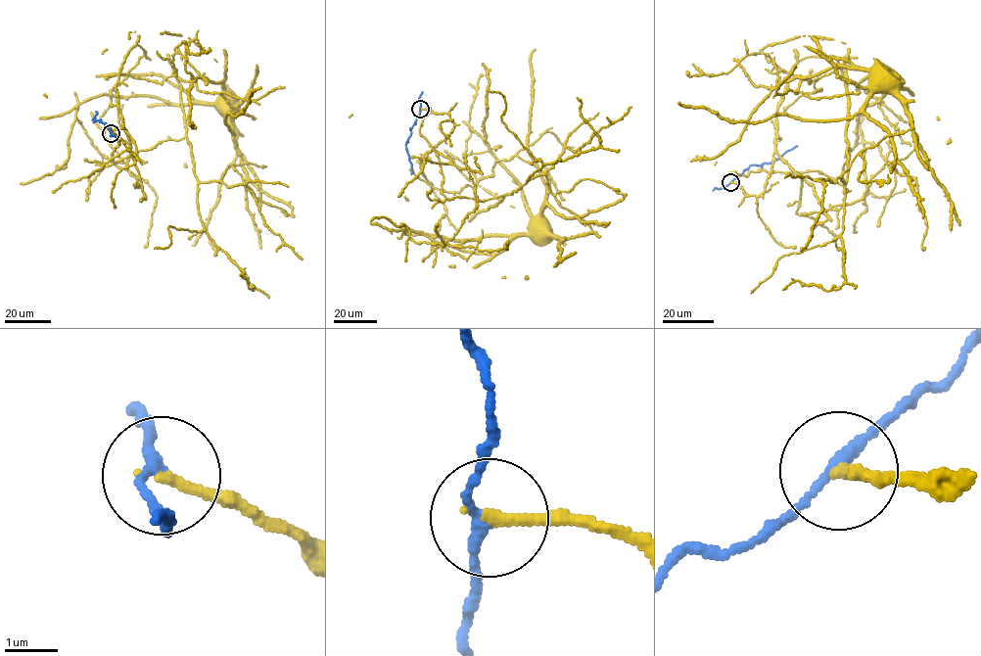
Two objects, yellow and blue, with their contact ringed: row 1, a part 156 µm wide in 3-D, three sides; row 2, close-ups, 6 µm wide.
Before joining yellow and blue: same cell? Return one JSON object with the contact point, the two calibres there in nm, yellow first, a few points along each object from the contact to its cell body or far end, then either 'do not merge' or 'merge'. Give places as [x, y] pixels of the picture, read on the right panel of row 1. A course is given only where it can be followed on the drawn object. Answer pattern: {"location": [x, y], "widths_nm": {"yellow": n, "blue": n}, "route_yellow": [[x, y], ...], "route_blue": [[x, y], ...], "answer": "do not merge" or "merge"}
{"location": [730, 182], "widths_nm": {"yellow": 200, "blue": 190}, "route_yellow": [[730, 182], [749, 195], [765, 190], [777, 104], [800, 60], [835, 57], [877, 102], [903, 87], [878, 70]], "route_blue": [[730, 182], [750, 164], [770, 163], [797, 146]], "answer": "do not merge"}

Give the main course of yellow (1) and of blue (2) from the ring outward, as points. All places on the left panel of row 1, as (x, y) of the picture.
1: (111, 133), (137, 158), (116, 83), (134, 45), (145, 53), (113, 88), (116, 96), (176, 104), (226, 96)
2: (111, 132), (101, 119), (92, 119), (95, 112)

